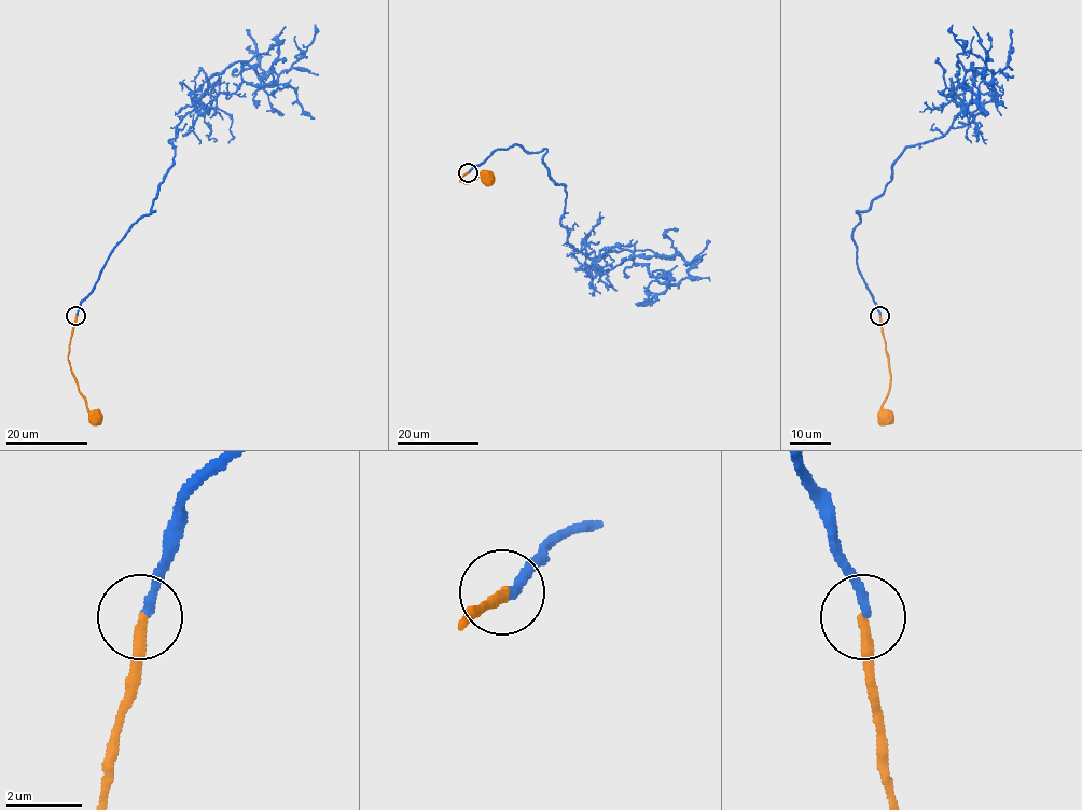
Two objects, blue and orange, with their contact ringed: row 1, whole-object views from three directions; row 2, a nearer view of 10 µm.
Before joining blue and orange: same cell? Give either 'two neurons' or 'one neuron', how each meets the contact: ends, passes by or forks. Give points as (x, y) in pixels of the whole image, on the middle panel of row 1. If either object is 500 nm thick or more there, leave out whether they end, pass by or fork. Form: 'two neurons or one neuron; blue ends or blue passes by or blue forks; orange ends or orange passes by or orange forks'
two neurons; blue ends; orange ends

